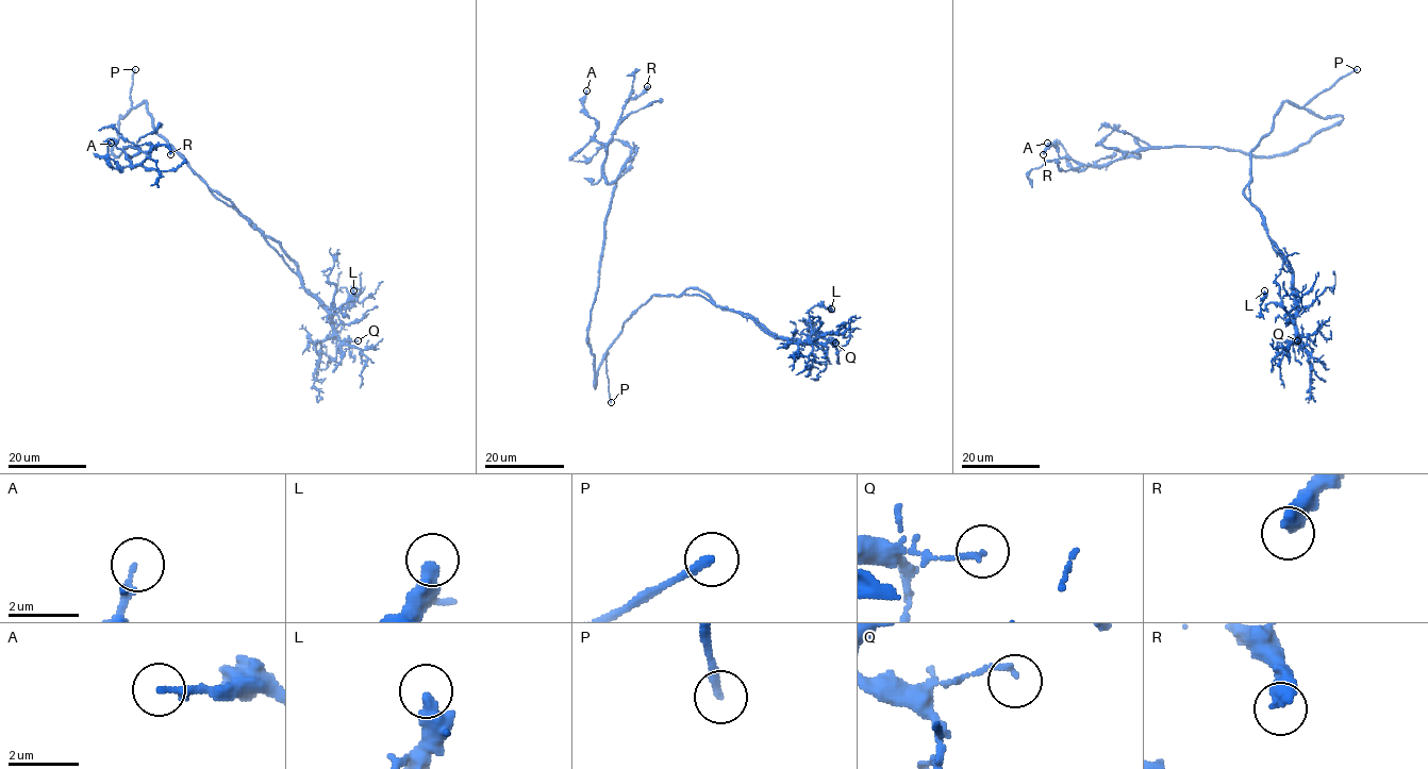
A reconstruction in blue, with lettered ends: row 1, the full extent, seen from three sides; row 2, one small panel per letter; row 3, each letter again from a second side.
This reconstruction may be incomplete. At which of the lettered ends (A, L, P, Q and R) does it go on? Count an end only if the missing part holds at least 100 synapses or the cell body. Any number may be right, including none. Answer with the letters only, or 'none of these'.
P

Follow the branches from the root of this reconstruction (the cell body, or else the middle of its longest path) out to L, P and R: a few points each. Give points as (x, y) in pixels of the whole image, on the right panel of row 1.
L: (1301, 106), (1284, 101), (1250, 154), (1249, 200), (1292, 274), (1296, 311), (1263, 310), (1264, 290)
P: (1301, 106), (1357, 69)
R: (1301, 106), (1324, 118), (1343, 118), (1273, 155), (1161, 147), (1086, 166), (1061, 157), (1053, 145), (1043, 154)

